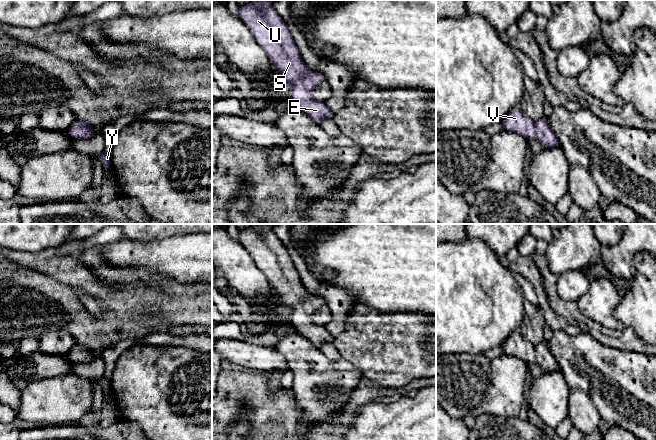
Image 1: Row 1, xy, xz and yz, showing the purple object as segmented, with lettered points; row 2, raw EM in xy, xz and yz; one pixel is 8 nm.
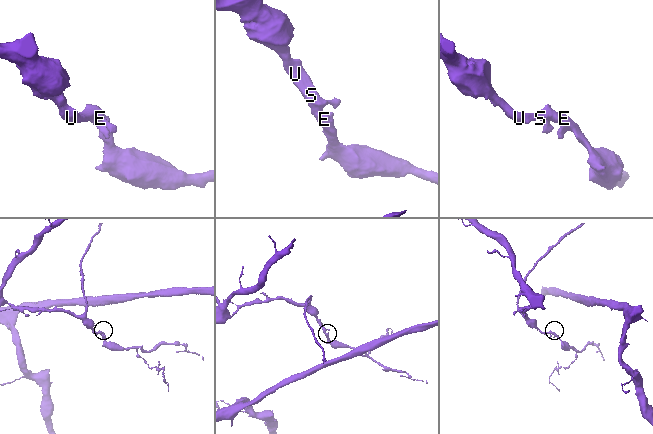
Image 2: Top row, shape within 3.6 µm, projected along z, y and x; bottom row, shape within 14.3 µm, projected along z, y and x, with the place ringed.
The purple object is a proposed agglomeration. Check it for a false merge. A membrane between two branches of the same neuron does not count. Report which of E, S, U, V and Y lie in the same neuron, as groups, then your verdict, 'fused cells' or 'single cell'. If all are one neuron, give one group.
groups E S U V Y; single cell

